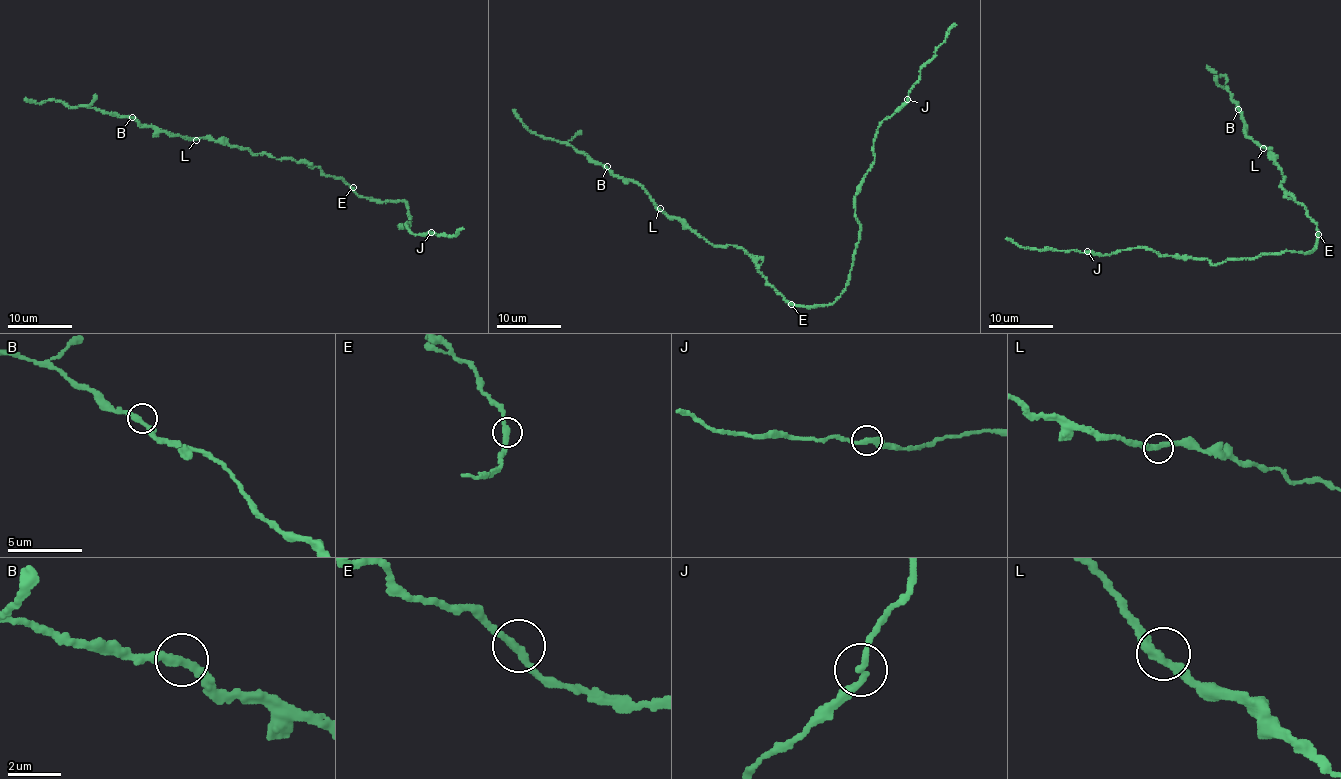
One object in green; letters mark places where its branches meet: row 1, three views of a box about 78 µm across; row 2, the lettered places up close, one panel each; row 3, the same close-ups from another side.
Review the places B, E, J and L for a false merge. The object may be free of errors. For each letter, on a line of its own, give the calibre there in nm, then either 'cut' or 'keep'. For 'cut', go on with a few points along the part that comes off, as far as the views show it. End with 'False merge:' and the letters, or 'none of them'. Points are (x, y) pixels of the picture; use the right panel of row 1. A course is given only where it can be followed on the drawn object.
B: 320 nm | keep
E: 320 nm | keep
J: 320 nm | keep
L: 320 nm | keep
False merge: none of them

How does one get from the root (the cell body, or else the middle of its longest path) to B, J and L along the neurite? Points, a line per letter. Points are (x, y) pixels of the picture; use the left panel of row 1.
B: (351, 187), (307, 163), (254, 153), (202, 137), (186, 139), (143, 125), (132, 117)
J: (351, 187), (370, 199), (405, 201), (410, 221), (399, 227), (407, 228), (407, 222), (412, 234), (431, 232)
L: (351, 187), (340, 178), (328, 176), (319, 168), (307, 163), (254, 153), (215, 140), (196, 140)

